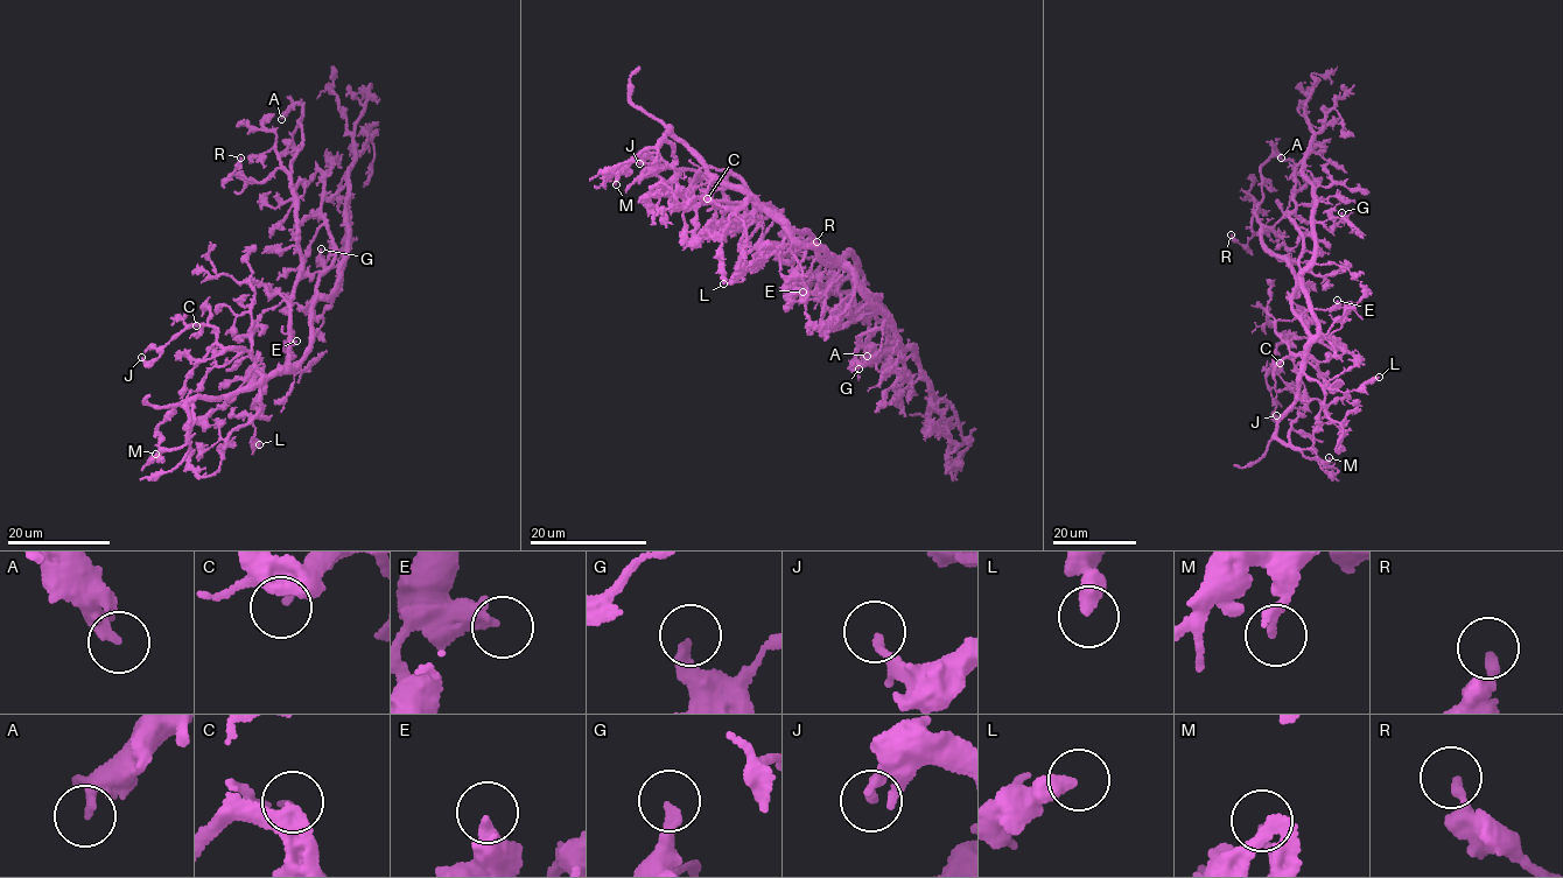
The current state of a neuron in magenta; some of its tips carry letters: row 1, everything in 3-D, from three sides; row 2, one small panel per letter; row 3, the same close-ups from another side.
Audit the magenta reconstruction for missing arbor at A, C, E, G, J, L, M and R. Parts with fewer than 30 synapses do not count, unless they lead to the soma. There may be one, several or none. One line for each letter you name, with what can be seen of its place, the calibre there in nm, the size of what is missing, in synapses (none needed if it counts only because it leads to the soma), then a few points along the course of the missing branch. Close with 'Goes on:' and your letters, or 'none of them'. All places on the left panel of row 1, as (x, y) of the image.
Goes on: none of them

